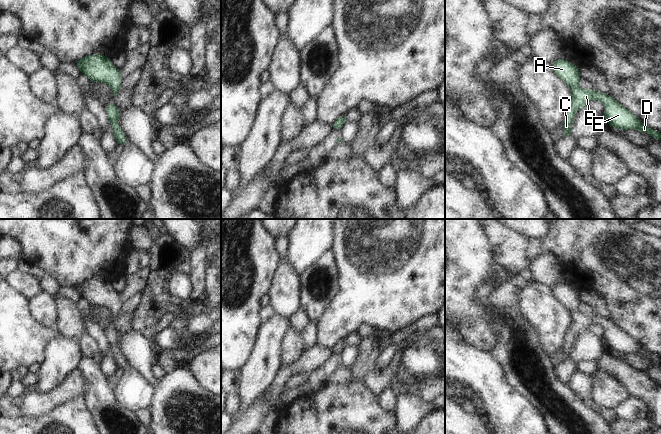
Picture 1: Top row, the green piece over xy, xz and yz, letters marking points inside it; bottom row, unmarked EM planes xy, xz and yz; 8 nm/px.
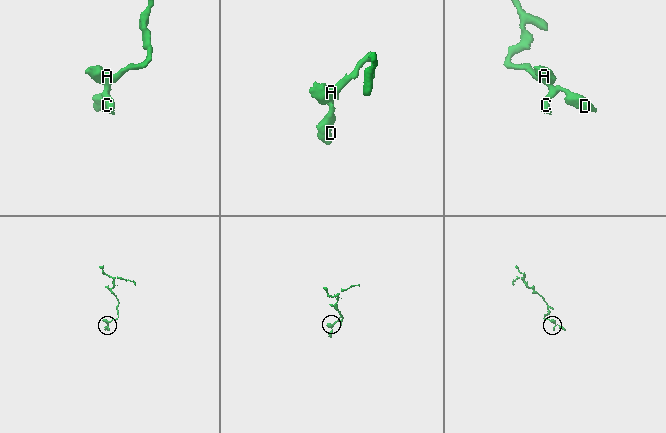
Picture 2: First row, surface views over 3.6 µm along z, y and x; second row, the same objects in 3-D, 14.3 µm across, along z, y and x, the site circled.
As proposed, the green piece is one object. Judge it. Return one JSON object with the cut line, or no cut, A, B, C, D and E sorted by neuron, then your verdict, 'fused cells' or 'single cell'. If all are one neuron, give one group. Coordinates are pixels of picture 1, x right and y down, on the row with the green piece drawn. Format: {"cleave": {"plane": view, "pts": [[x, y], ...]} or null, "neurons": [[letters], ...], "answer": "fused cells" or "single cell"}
{"cleave": null, "neurons": [["A", "B", "C", "D", "E"]], "answer": "single cell"}

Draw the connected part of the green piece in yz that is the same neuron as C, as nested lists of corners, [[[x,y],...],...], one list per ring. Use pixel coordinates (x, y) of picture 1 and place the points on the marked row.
[[[564,57],[551,64],[553,72],[564,81],[572,90],[572,100],[566,110],[563,128],[563,137],[567,137],[572,129],[572,123],[578,109],[588,106],[593,100],[601,101],[606,110],[602,114],[606,124],[615,129],[629,130],[635,129],[640,133],[647,132],[653,139],[661,140],[661,133],[644,125],[631,111],[618,103],[612,95],[601,93],[596,89],[582,89],[578,86],[580,74],[578,65],[565,60]]]

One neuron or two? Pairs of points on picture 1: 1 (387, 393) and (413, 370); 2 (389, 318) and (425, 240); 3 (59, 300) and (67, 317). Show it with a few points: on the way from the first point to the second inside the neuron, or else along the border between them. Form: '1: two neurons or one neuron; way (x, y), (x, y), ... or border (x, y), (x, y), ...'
1: two neurons; border (389, 385), (395, 397)
2: one neuron; way (389, 299), (389, 281), (411, 259)
3: one neuron; way (62, 304), (67, 313)

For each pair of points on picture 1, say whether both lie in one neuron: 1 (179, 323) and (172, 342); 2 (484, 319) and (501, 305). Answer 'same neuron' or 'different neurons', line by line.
1: different neurons
2: different neurons

